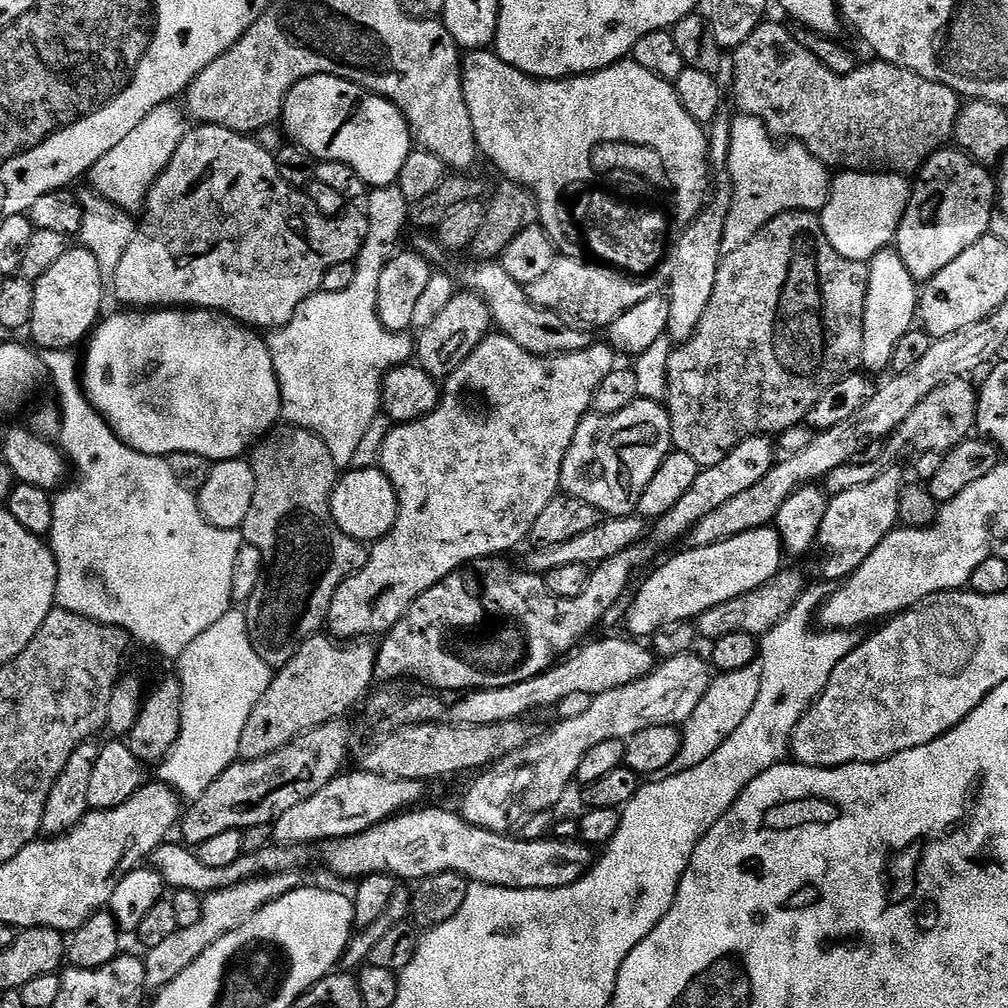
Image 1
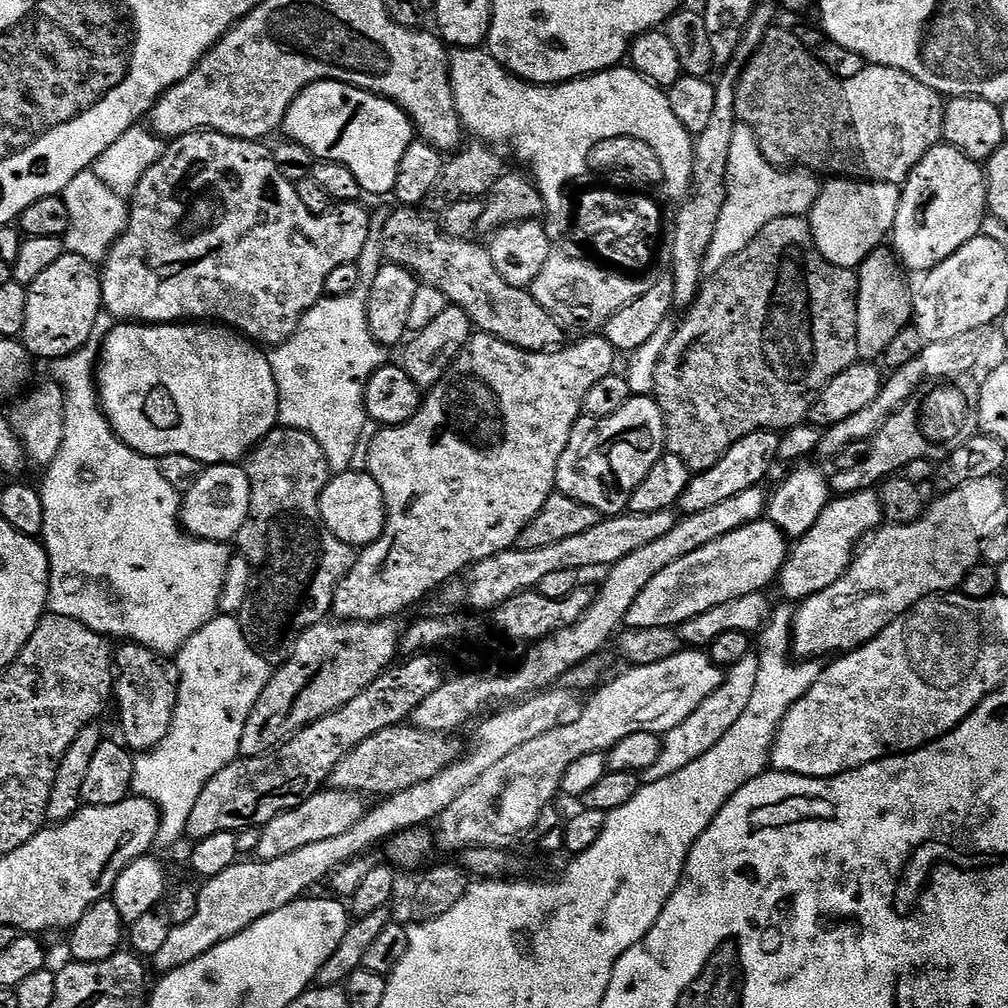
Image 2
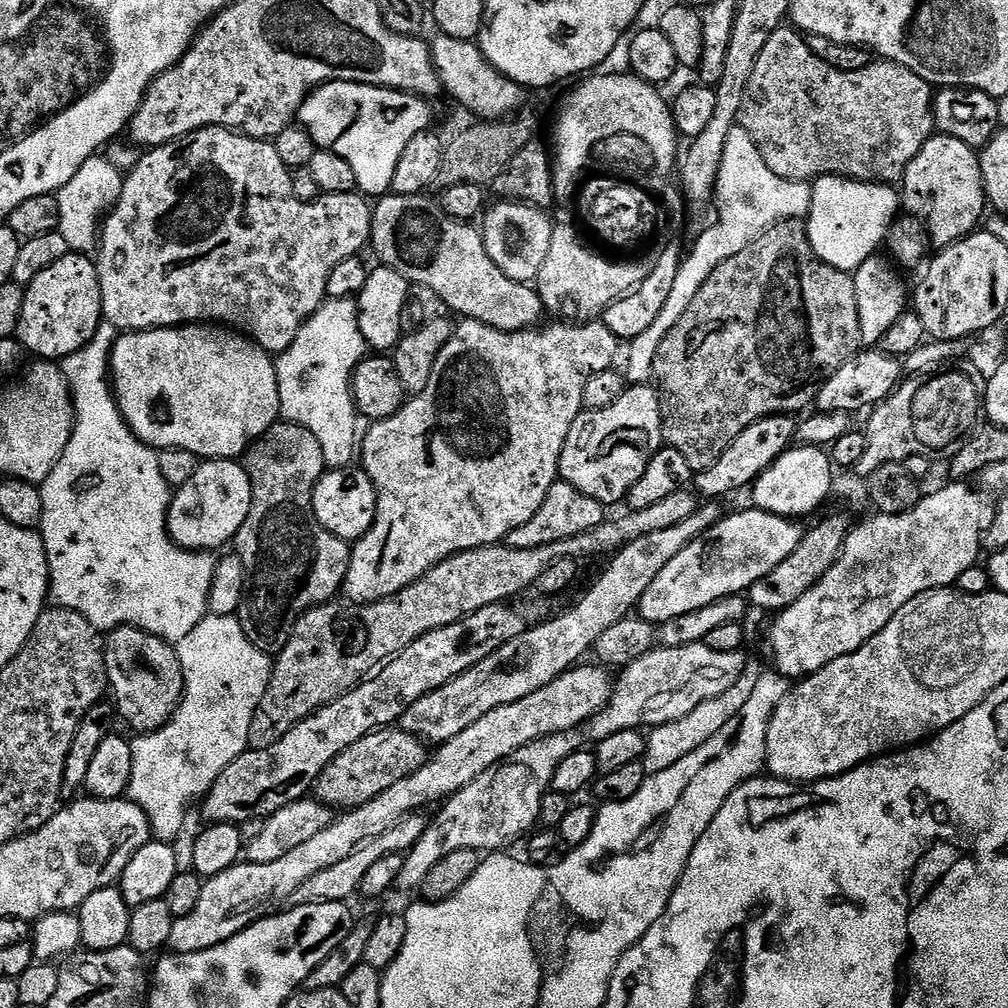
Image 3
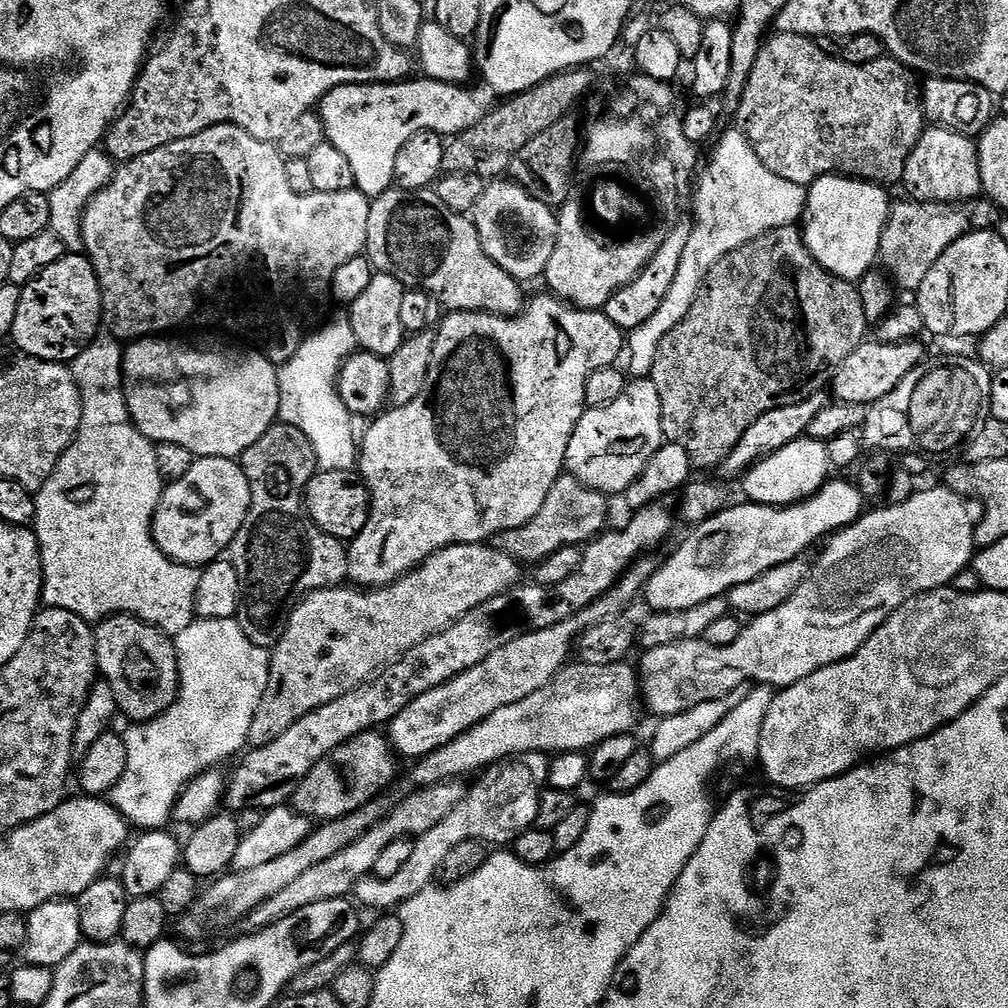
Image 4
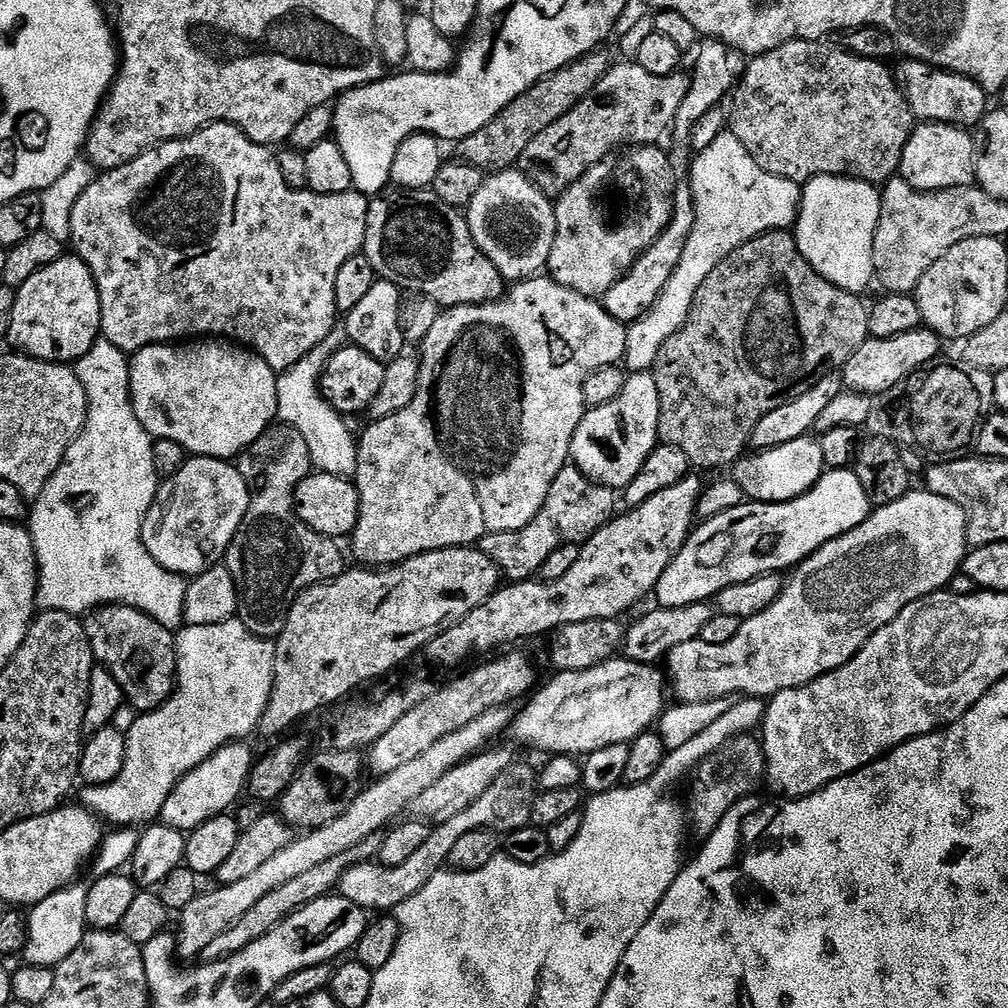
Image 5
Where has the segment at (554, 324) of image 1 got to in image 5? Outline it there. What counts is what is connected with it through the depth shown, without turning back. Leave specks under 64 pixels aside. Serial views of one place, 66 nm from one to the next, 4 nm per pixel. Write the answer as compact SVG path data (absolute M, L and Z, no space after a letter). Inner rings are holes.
M398 188L385 190L368 205L368 225L362 254L374 266L377 277L396 284L405 293L433 300L441 309L467 304L488 304L499 300L506 291L506 281L500 271L482 254L470 234L467 219L457 209L446 206L438 194L427 188Z

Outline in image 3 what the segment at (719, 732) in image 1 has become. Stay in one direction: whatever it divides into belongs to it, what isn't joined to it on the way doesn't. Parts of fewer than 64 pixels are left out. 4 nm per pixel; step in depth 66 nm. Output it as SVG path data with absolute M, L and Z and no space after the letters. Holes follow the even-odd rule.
M749 661L738 681L734 682L734 686L730 686L725 693L720 694L717 698L702 702L701 706L695 707L686 718L661 724L659 728L651 729L647 737L647 750L642 761L648 776L668 770L670 766L674 766L676 762L686 758L687 754L692 754L694 750L698 750L699 746L705 745L710 738L718 734L719 730L722 730L728 722L732 721L741 712L743 706L750 702L750 697L754 694L755 687L758 686L761 671L761 665L758 666Z

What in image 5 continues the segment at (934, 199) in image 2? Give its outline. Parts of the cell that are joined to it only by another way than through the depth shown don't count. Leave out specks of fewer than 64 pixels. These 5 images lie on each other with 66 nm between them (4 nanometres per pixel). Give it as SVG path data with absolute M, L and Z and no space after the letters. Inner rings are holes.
M917 123L902 150L899 179L905 180L919 192L967 188L976 179L977 147L977 141L969 129L955 128L952 124Z

